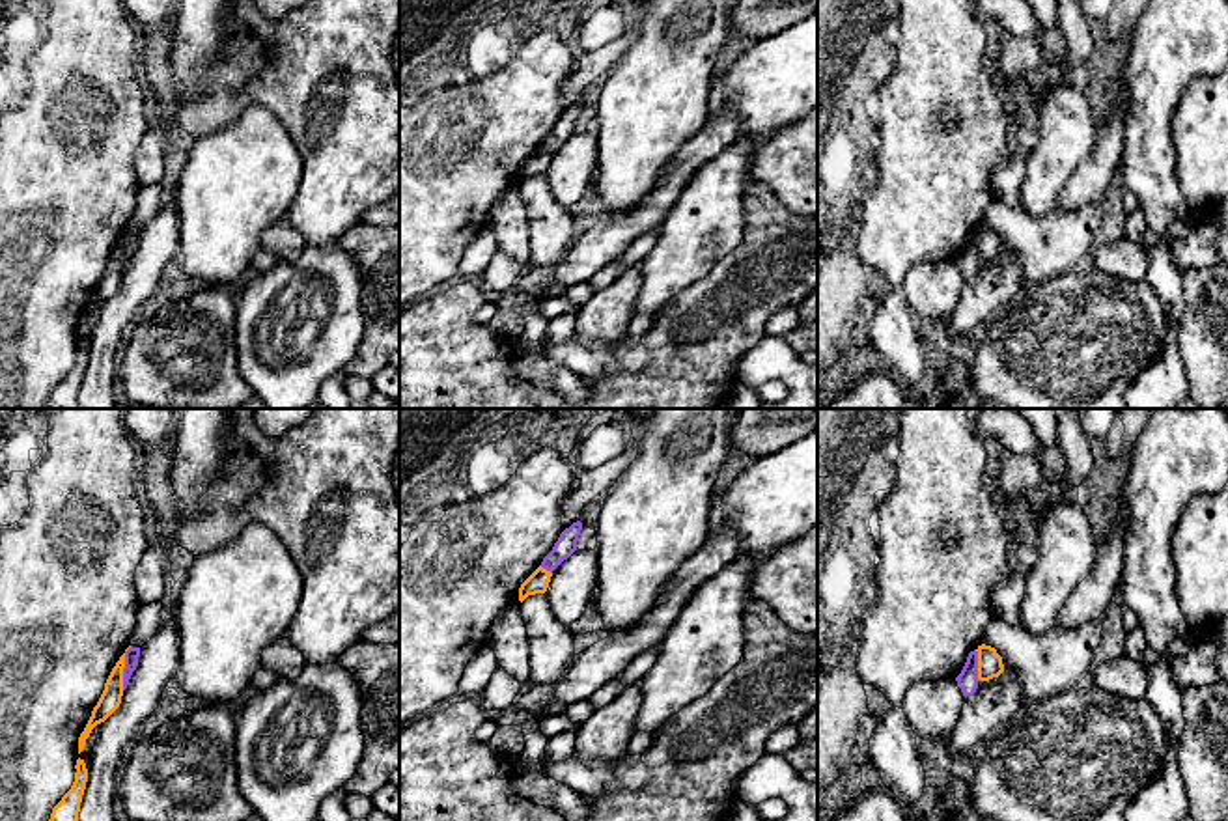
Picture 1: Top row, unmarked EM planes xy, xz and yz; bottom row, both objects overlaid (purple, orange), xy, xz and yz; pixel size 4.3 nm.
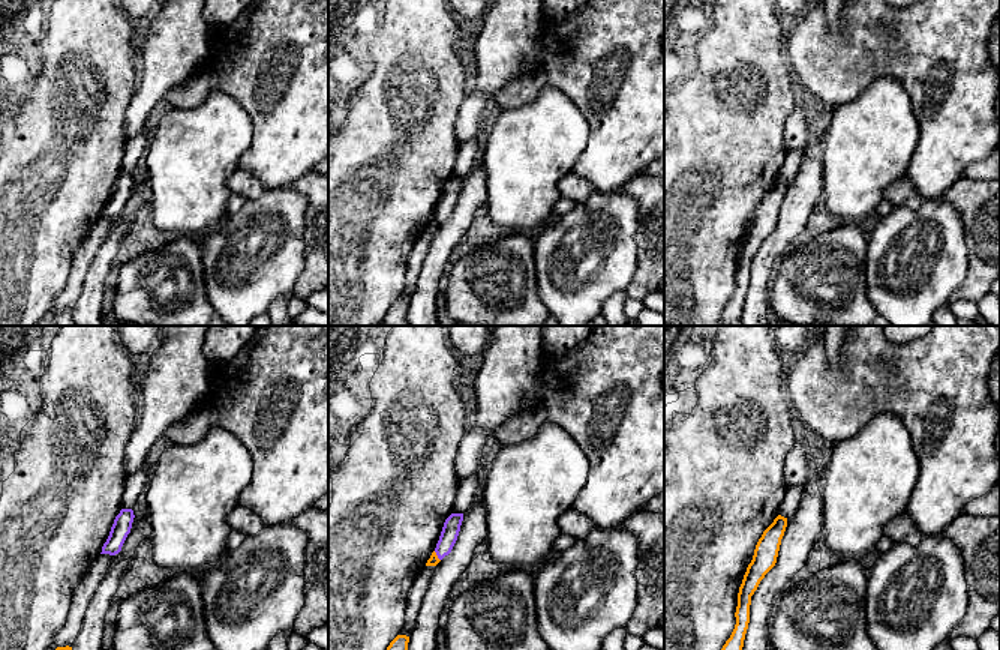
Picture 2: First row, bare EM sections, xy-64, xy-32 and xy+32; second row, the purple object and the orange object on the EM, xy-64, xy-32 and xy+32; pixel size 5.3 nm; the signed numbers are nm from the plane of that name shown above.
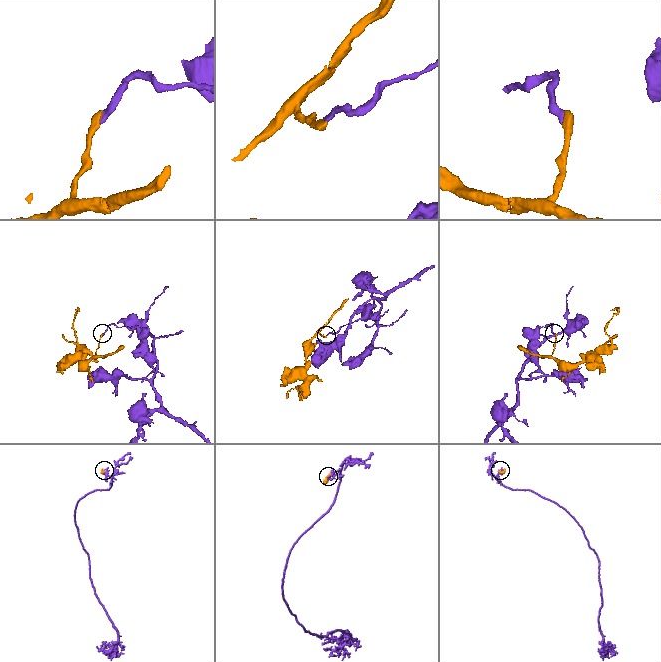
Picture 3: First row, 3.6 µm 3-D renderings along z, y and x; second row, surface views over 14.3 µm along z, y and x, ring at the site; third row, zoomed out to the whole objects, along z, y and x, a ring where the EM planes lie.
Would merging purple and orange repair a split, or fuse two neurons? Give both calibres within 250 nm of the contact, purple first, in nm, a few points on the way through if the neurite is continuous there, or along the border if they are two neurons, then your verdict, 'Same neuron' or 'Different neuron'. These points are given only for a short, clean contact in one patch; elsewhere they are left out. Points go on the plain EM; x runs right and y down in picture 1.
Thickness 60 nm (purple) against 90 nm. Boundary: xy (131, 228), (124, 239), (122, 271). Different neuron

